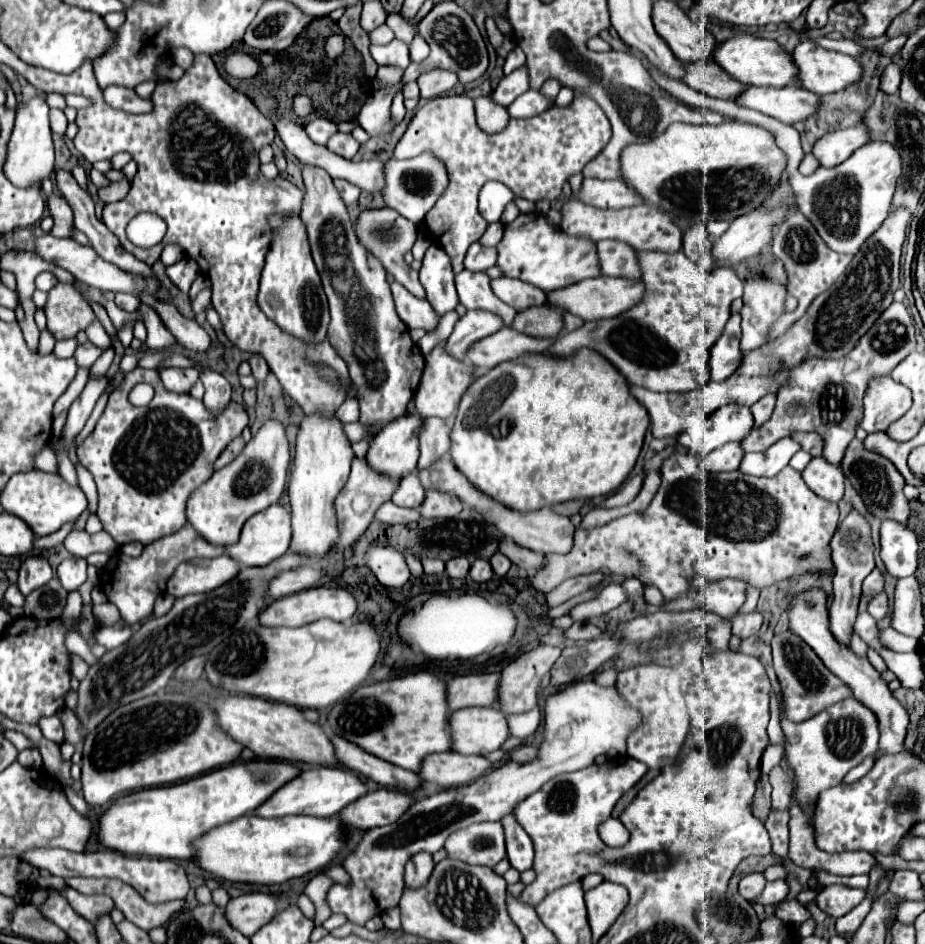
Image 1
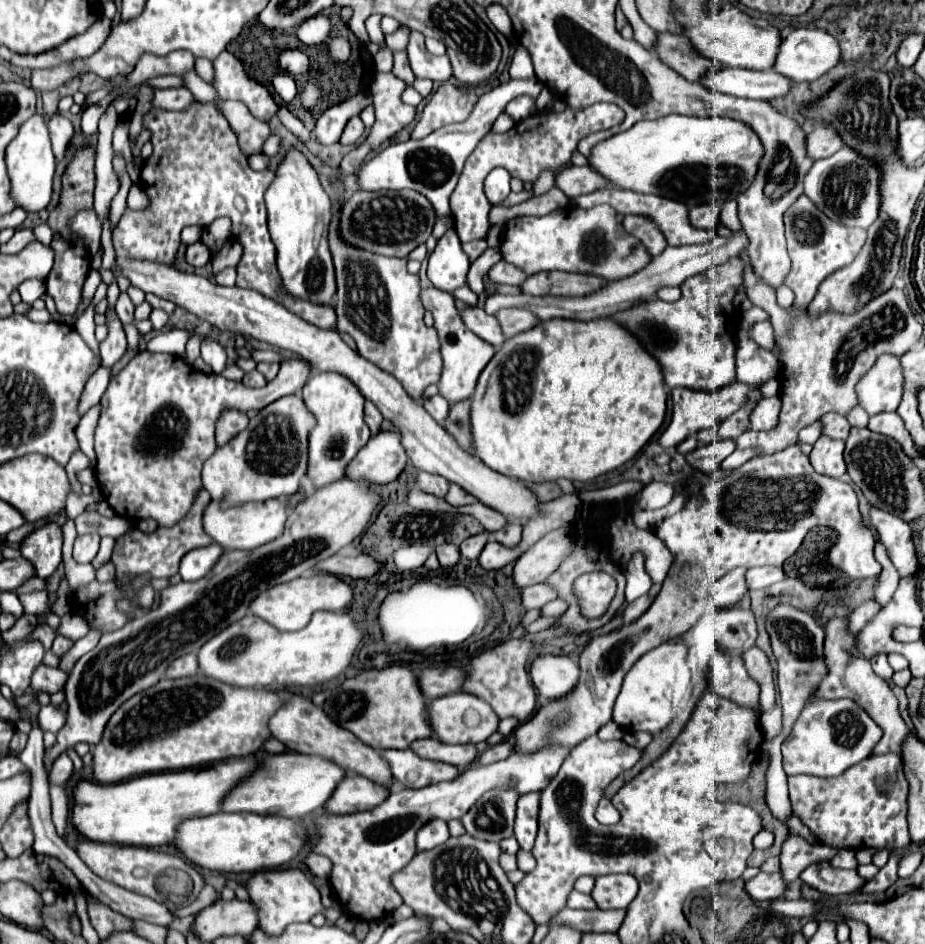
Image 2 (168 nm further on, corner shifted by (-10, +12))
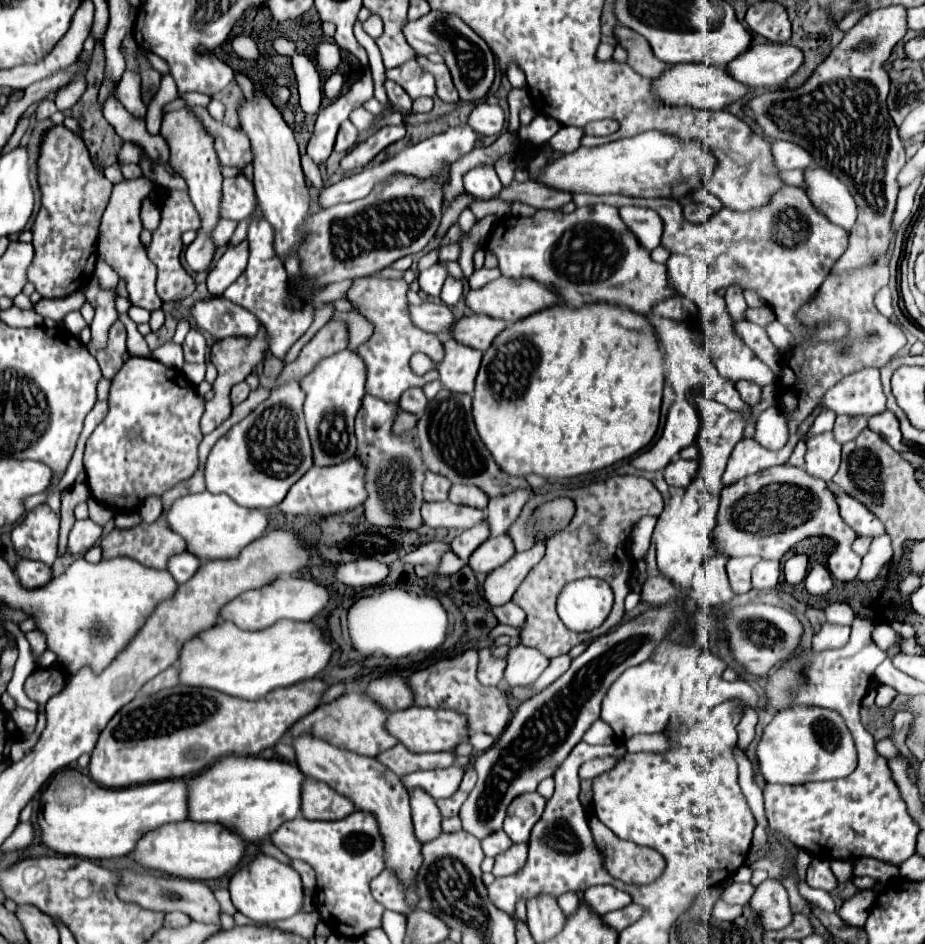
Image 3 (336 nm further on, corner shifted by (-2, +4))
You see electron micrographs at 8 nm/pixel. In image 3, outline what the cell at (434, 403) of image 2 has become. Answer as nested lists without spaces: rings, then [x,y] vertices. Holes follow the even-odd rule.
[[[410,388],[402,394],[402,400],[400,400],[400,408],[406,410],[406,412],[414,412],[414,414],[422,414],[424,408],[426,408],[428,400],[422,392],[422,388]]]

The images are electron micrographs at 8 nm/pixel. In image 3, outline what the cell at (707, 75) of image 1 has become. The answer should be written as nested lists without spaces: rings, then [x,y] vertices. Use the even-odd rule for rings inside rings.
[[[616,24],[616,26],[614,26],[614,36],[616,36],[618,46],[624,48],[624,44],[626,44],[626,54],[628,54],[626,62],[628,62],[630,68],[634,68],[634,72],[638,72],[640,76],[656,78],[656,76],[660,76],[666,68],[670,68],[670,64],[666,66],[666,64],[662,64],[662,62],[654,56],[650,44],[648,44],[638,32],[634,32],[634,30],[630,30],[630,28],[622,26],[622,24]]]

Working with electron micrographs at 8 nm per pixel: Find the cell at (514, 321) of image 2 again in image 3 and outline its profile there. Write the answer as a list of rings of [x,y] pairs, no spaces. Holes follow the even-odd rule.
[[[482,314],[464,316],[458,320],[458,324],[454,324],[454,332],[450,332],[448,338],[458,340],[458,344],[466,344],[476,350],[486,350],[492,344],[494,336],[498,336],[498,332],[504,330],[504,326],[506,324],[498,318]]]

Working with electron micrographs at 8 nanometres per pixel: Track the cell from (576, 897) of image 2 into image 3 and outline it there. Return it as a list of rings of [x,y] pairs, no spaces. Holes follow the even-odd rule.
[[[564,892],[564,894],[560,894],[560,896],[558,896],[558,904],[560,904],[560,908],[564,910],[564,914],[574,912],[576,906],[578,906],[578,896],[576,896],[576,892]]]

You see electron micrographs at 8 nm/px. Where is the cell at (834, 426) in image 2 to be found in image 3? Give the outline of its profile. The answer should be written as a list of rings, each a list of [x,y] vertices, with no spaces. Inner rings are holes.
[[[838,416],[832,432],[840,444],[846,444],[846,442],[854,440],[866,426],[868,426],[866,416]]]

